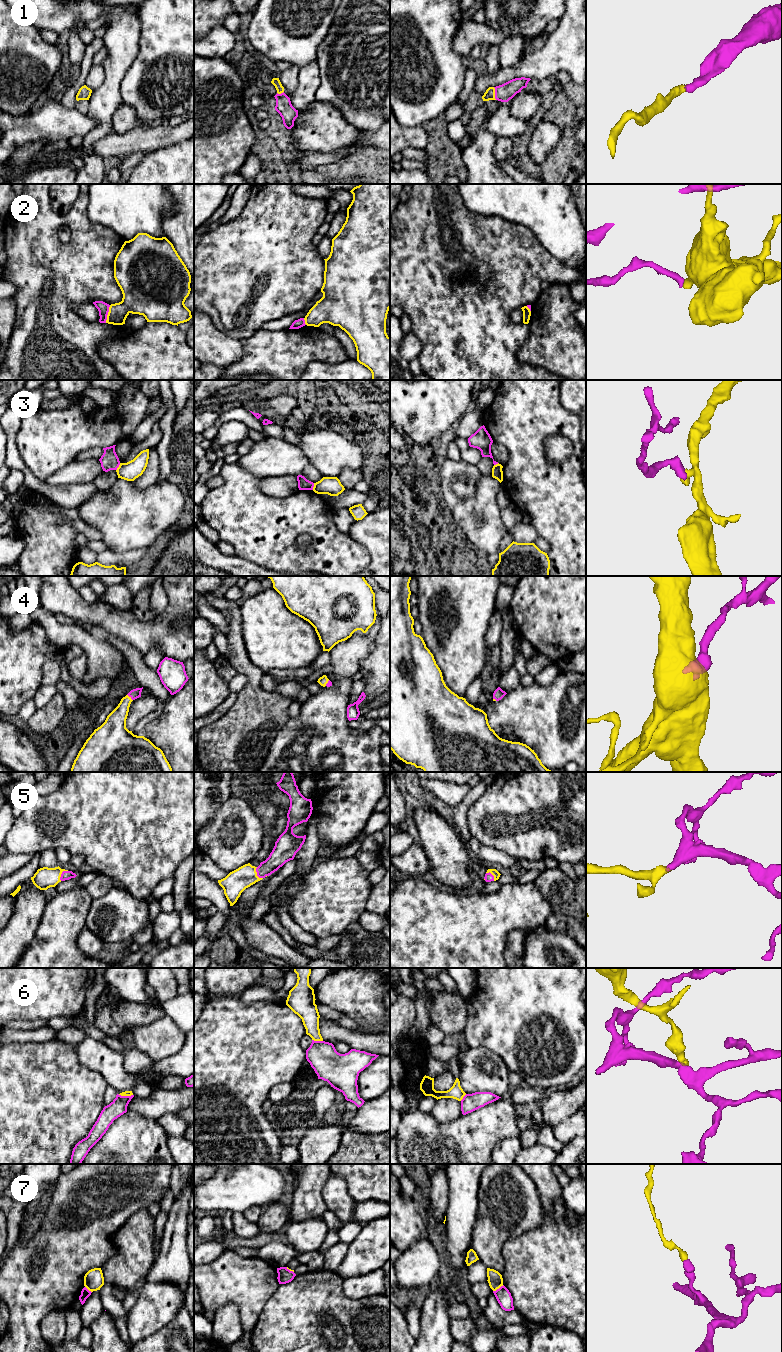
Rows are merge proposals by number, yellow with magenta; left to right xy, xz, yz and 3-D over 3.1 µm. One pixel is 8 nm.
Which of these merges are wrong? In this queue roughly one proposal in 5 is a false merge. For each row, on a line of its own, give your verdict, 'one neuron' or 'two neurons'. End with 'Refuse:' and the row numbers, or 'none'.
1: one neuron
2: two neurons
3: two neurons
4: one neuron
5: one neuron
6: two neurons
7: two neurons
Refuse: 2, 3, 6, 7

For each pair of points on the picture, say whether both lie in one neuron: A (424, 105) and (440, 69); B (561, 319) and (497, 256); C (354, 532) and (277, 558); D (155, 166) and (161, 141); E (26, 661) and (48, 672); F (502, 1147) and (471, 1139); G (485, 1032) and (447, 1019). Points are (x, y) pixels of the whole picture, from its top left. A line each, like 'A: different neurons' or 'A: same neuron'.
A: same neuron
B: different neurons
C: different neurons
D: different neurons
E: different neurons
F: different neurons
G: different neurons

